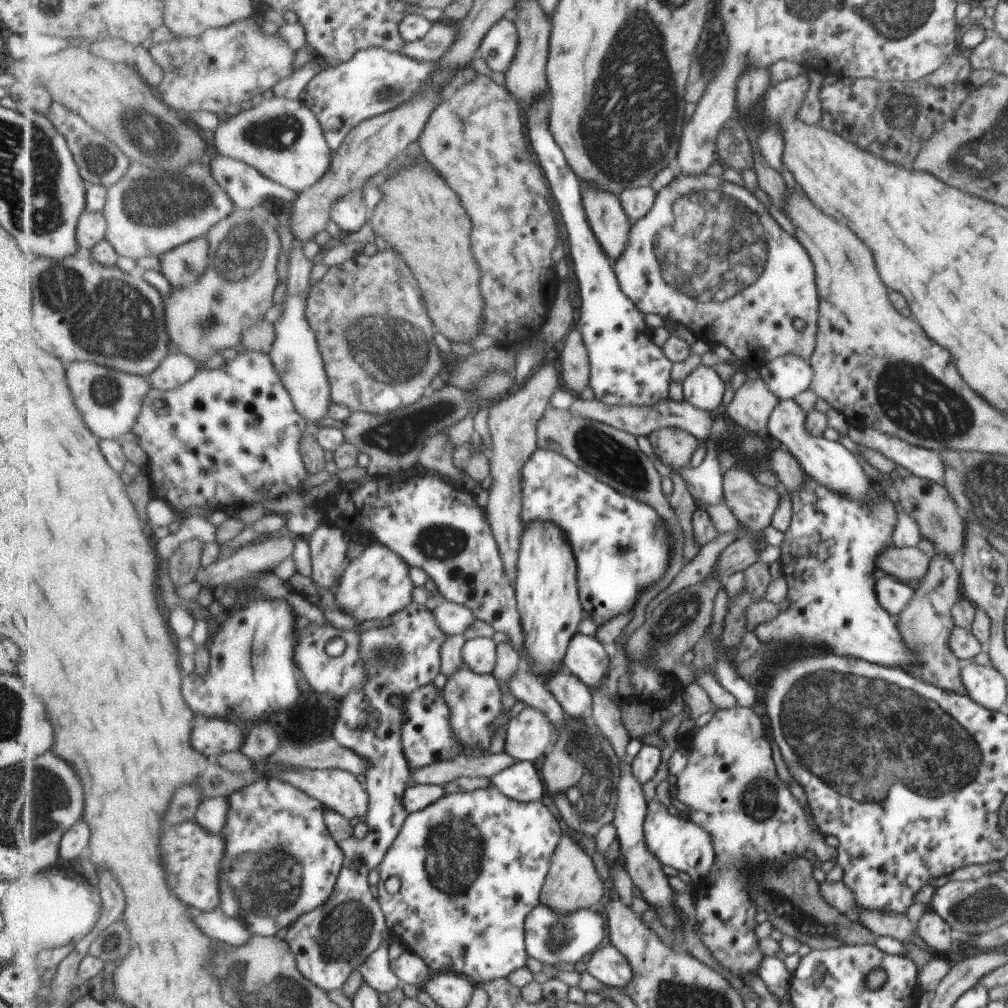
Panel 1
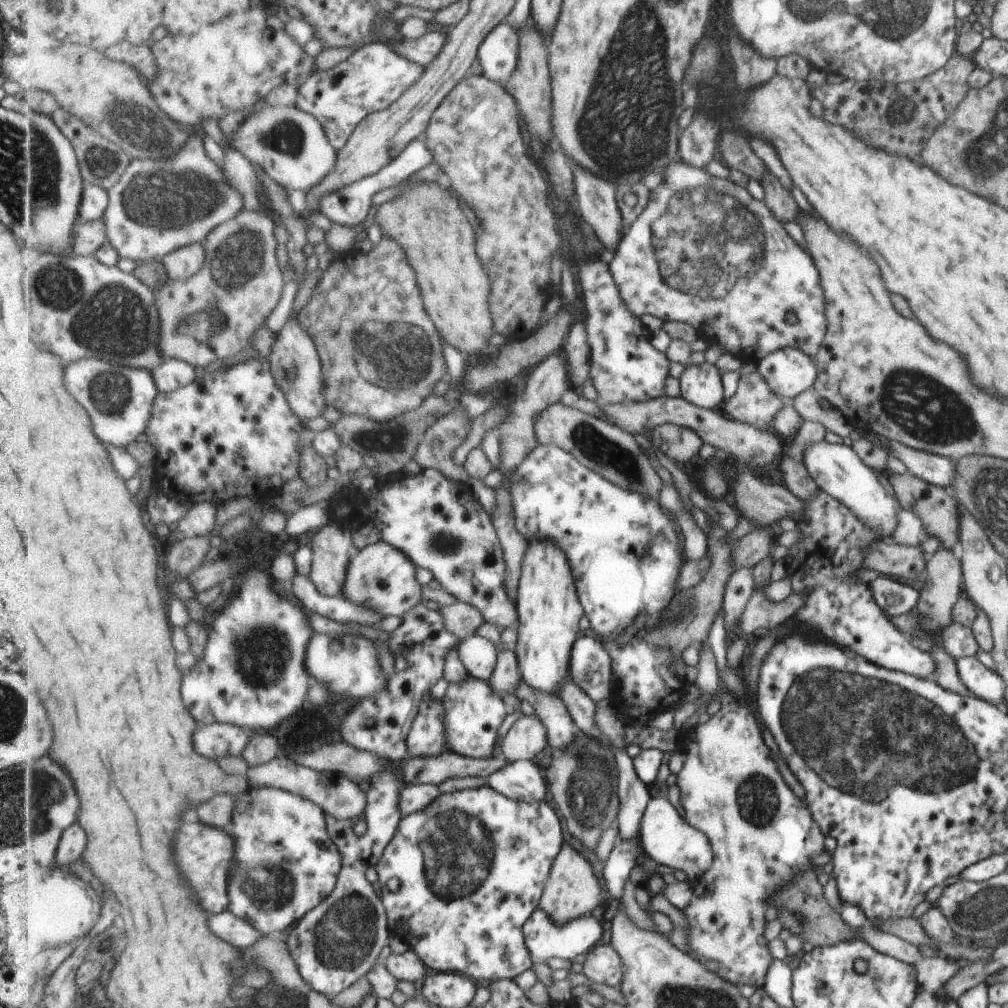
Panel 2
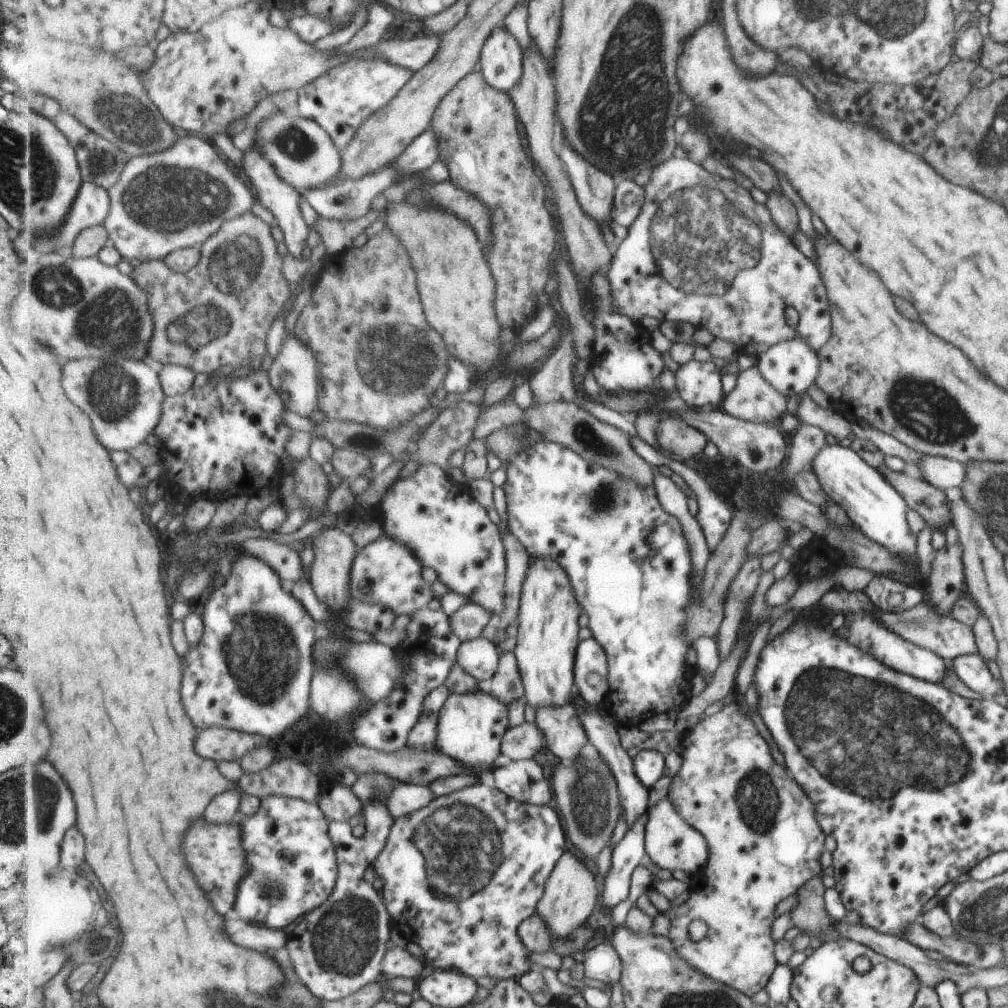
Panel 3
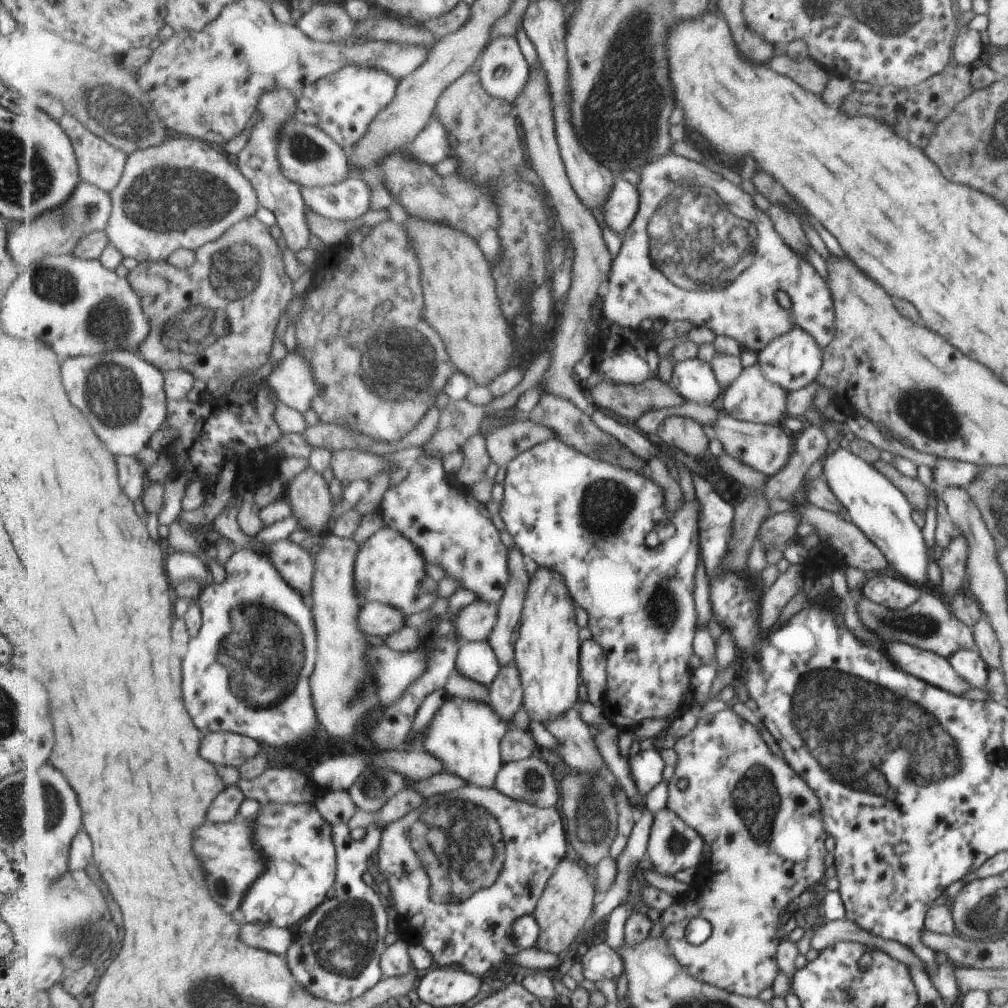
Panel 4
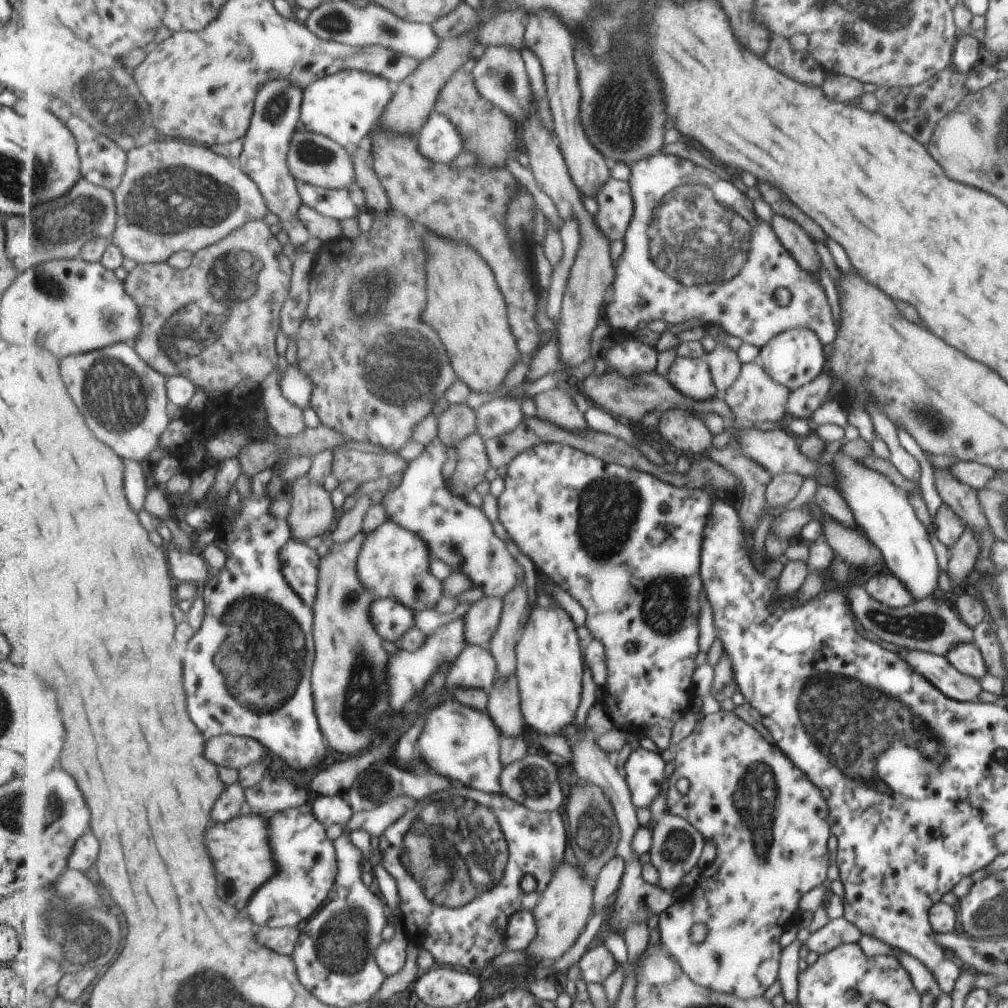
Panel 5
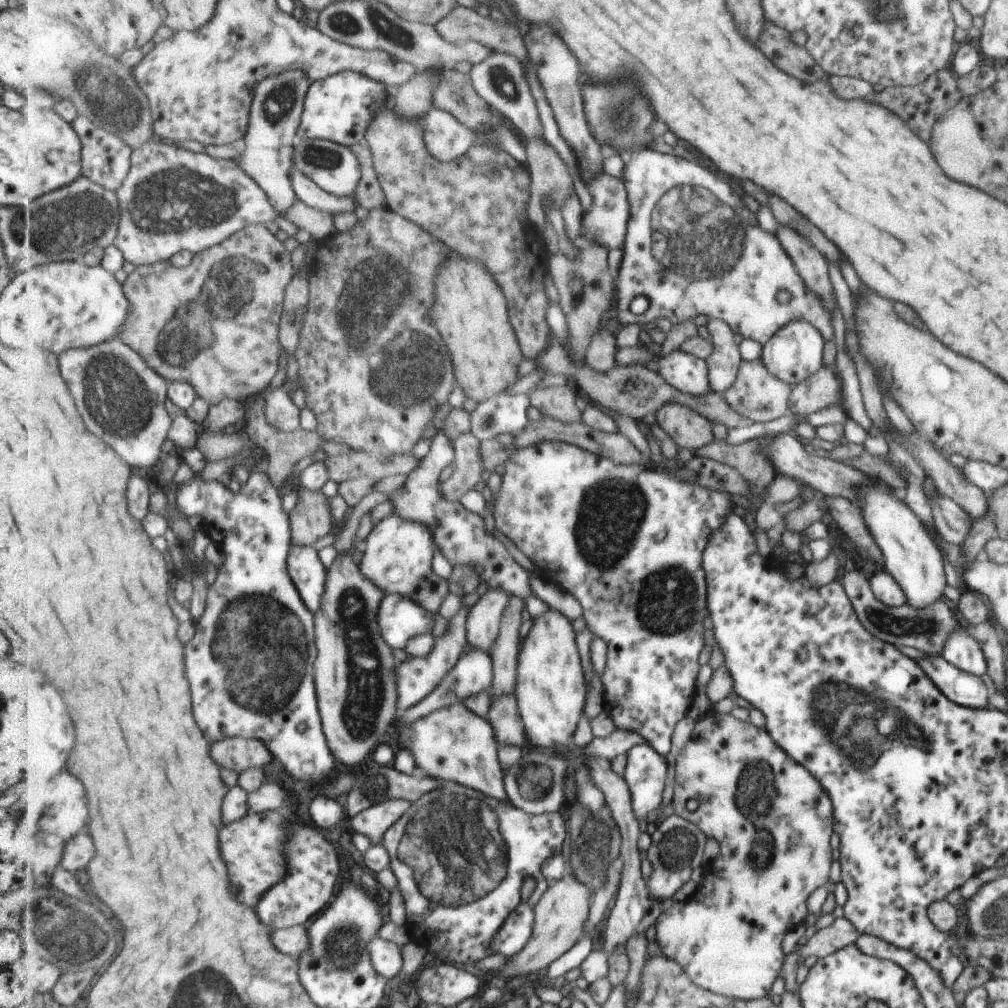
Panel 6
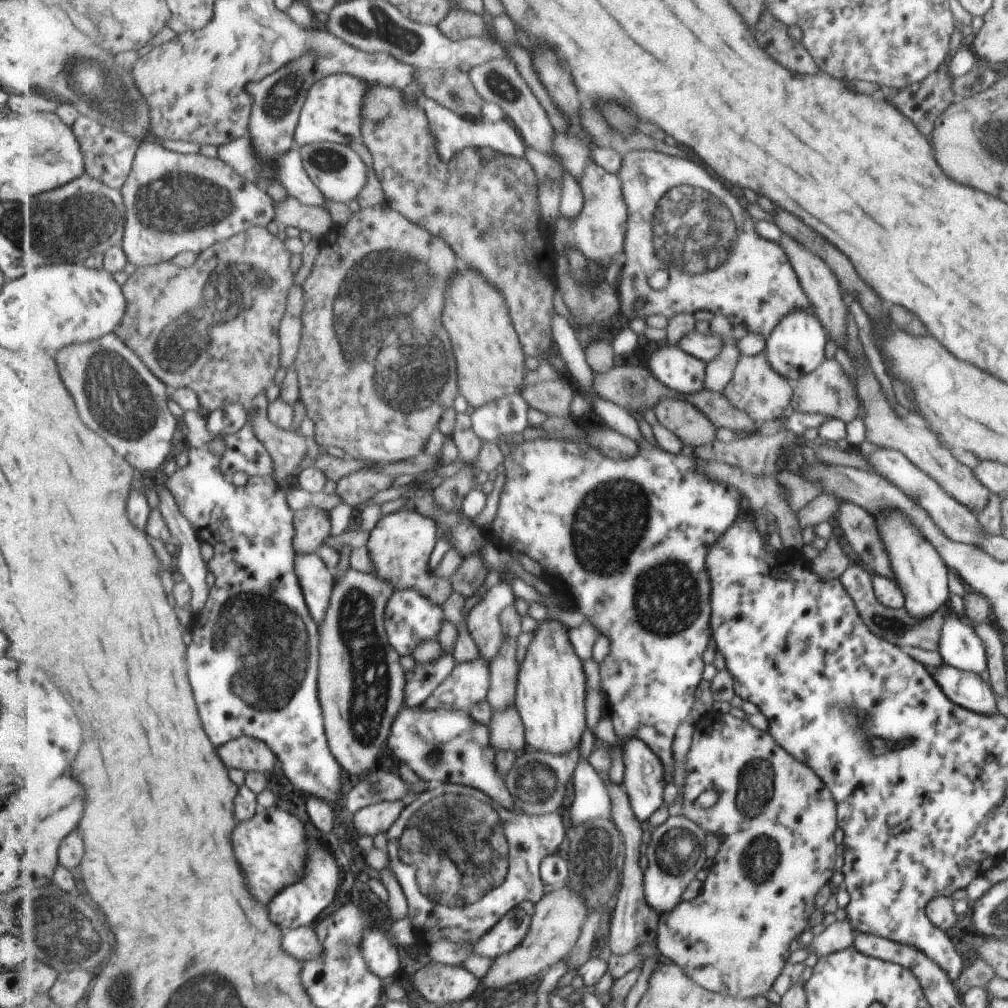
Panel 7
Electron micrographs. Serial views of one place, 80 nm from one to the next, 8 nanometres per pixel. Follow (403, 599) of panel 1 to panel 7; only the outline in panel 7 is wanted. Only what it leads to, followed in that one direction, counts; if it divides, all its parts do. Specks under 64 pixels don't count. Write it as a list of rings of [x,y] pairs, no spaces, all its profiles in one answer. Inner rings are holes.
[[[401,509],[382,516],[377,526],[369,533],[366,544],[374,566],[373,574],[381,581],[392,584],[399,591],[407,589],[419,591],[419,594],[423,594],[432,603],[443,606],[453,591],[451,582],[433,576],[433,570],[430,568],[430,558],[440,537],[437,523],[416,510]]]

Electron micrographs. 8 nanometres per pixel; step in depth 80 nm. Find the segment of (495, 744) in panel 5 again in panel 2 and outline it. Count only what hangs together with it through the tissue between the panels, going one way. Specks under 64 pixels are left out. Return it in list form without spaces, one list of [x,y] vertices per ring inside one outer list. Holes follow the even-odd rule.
[[[469,674],[467,681],[451,683],[443,698],[446,706],[446,735],[451,751],[466,757],[484,759],[492,757],[497,742],[497,732],[510,712],[490,682]]]

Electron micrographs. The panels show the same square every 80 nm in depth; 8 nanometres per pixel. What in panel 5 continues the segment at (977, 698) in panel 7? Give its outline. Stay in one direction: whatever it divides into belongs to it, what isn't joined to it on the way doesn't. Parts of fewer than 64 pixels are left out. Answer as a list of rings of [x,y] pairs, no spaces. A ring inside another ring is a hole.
[[[902,649],[897,653],[917,674],[922,675],[927,681],[930,681],[938,688],[947,698],[958,701],[977,701],[976,696],[981,691],[979,682],[970,676],[961,674],[955,670],[954,666],[946,660],[944,656],[920,651],[917,649]]]

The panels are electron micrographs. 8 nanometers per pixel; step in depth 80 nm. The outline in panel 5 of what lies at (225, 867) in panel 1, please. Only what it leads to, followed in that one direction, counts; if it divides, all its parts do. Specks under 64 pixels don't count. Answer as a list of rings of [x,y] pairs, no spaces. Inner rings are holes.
[[[305,803],[299,808],[288,808],[286,811],[267,816],[270,827],[270,845],[274,854],[274,861],[278,871],[251,897],[249,914],[255,924],[270,927],[298,927],[303,920],[309,920],[319,908],[325,904],[332,892],[333,882],[337,874],[337,850],[334,841],[327,836],[327,826],[323,824],[314,813],[311,804]]]

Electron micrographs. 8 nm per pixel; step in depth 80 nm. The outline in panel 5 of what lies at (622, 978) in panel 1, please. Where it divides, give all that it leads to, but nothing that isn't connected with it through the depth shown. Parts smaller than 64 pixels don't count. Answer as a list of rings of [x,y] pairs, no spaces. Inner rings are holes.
[[[605,943],[590,948],[579,963],[587,984],[604,983],[618,969],[618,960]]]

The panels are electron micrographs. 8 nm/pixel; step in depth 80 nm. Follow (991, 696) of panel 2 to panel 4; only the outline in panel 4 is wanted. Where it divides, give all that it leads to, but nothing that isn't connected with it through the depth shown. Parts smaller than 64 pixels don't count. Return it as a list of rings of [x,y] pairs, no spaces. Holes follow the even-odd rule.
[[[973,649],[960,650],[954,652],[948,659],[948,662],[954,667],[955,672],[962,678],[965,679],[970,688],[981,688],[985,689],[989,694],[989,690],[985,688],[987,684],[987,668],[983,664],[983,659],[977,656],[977,652],[973,652]]]

